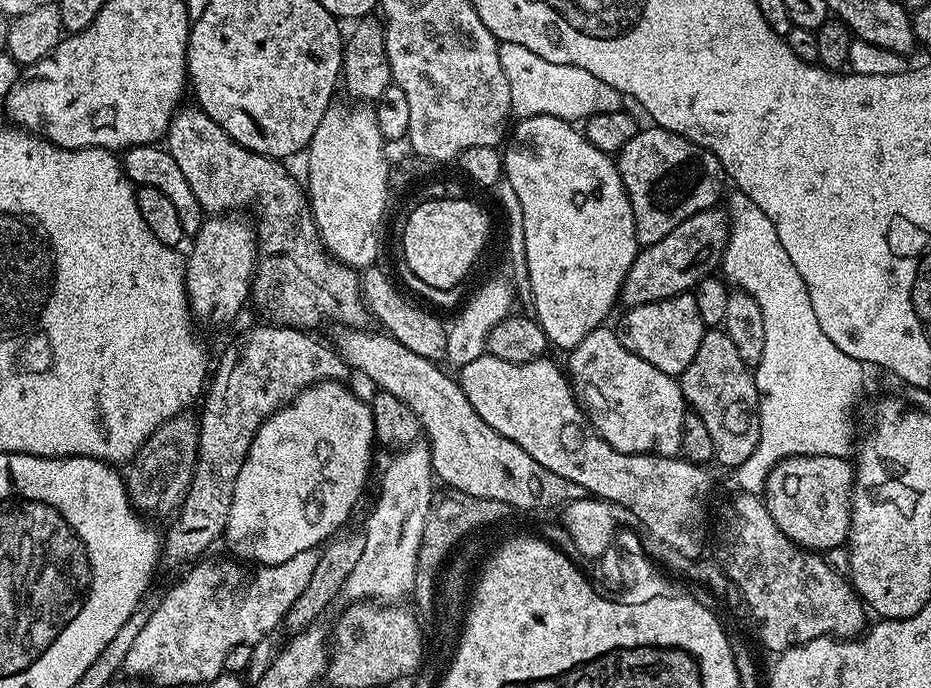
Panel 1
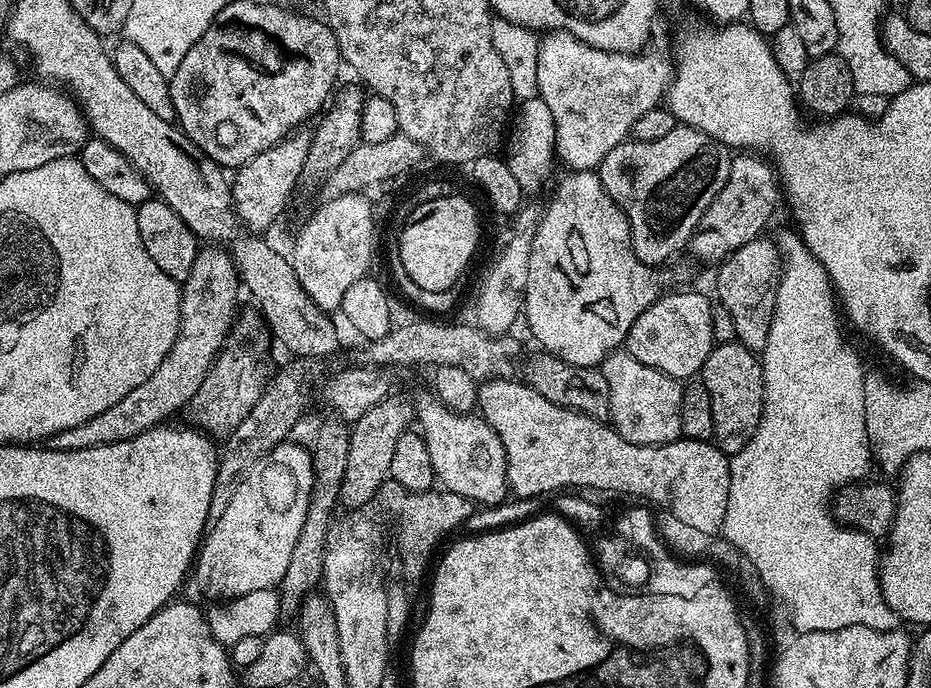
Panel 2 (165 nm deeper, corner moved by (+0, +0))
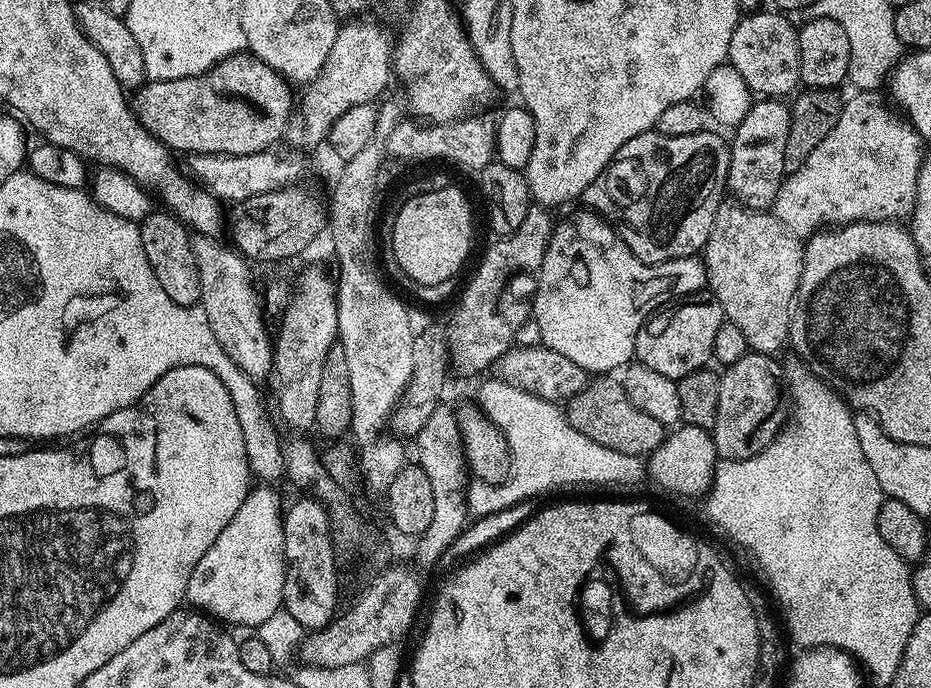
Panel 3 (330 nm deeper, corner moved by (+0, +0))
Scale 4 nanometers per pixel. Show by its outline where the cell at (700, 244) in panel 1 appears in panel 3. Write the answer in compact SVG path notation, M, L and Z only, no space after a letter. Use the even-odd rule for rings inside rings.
M760 98L752 105L752 109L742 118L742 122L735 125L736 137L730 140L728 153L728 183L727 191L732 192L731 199L746 208L768 210L773 207L775 196L782 186L786 173L784 171L784 155L786 154L786 138L790 138L792 125L792 109L783 99Z

